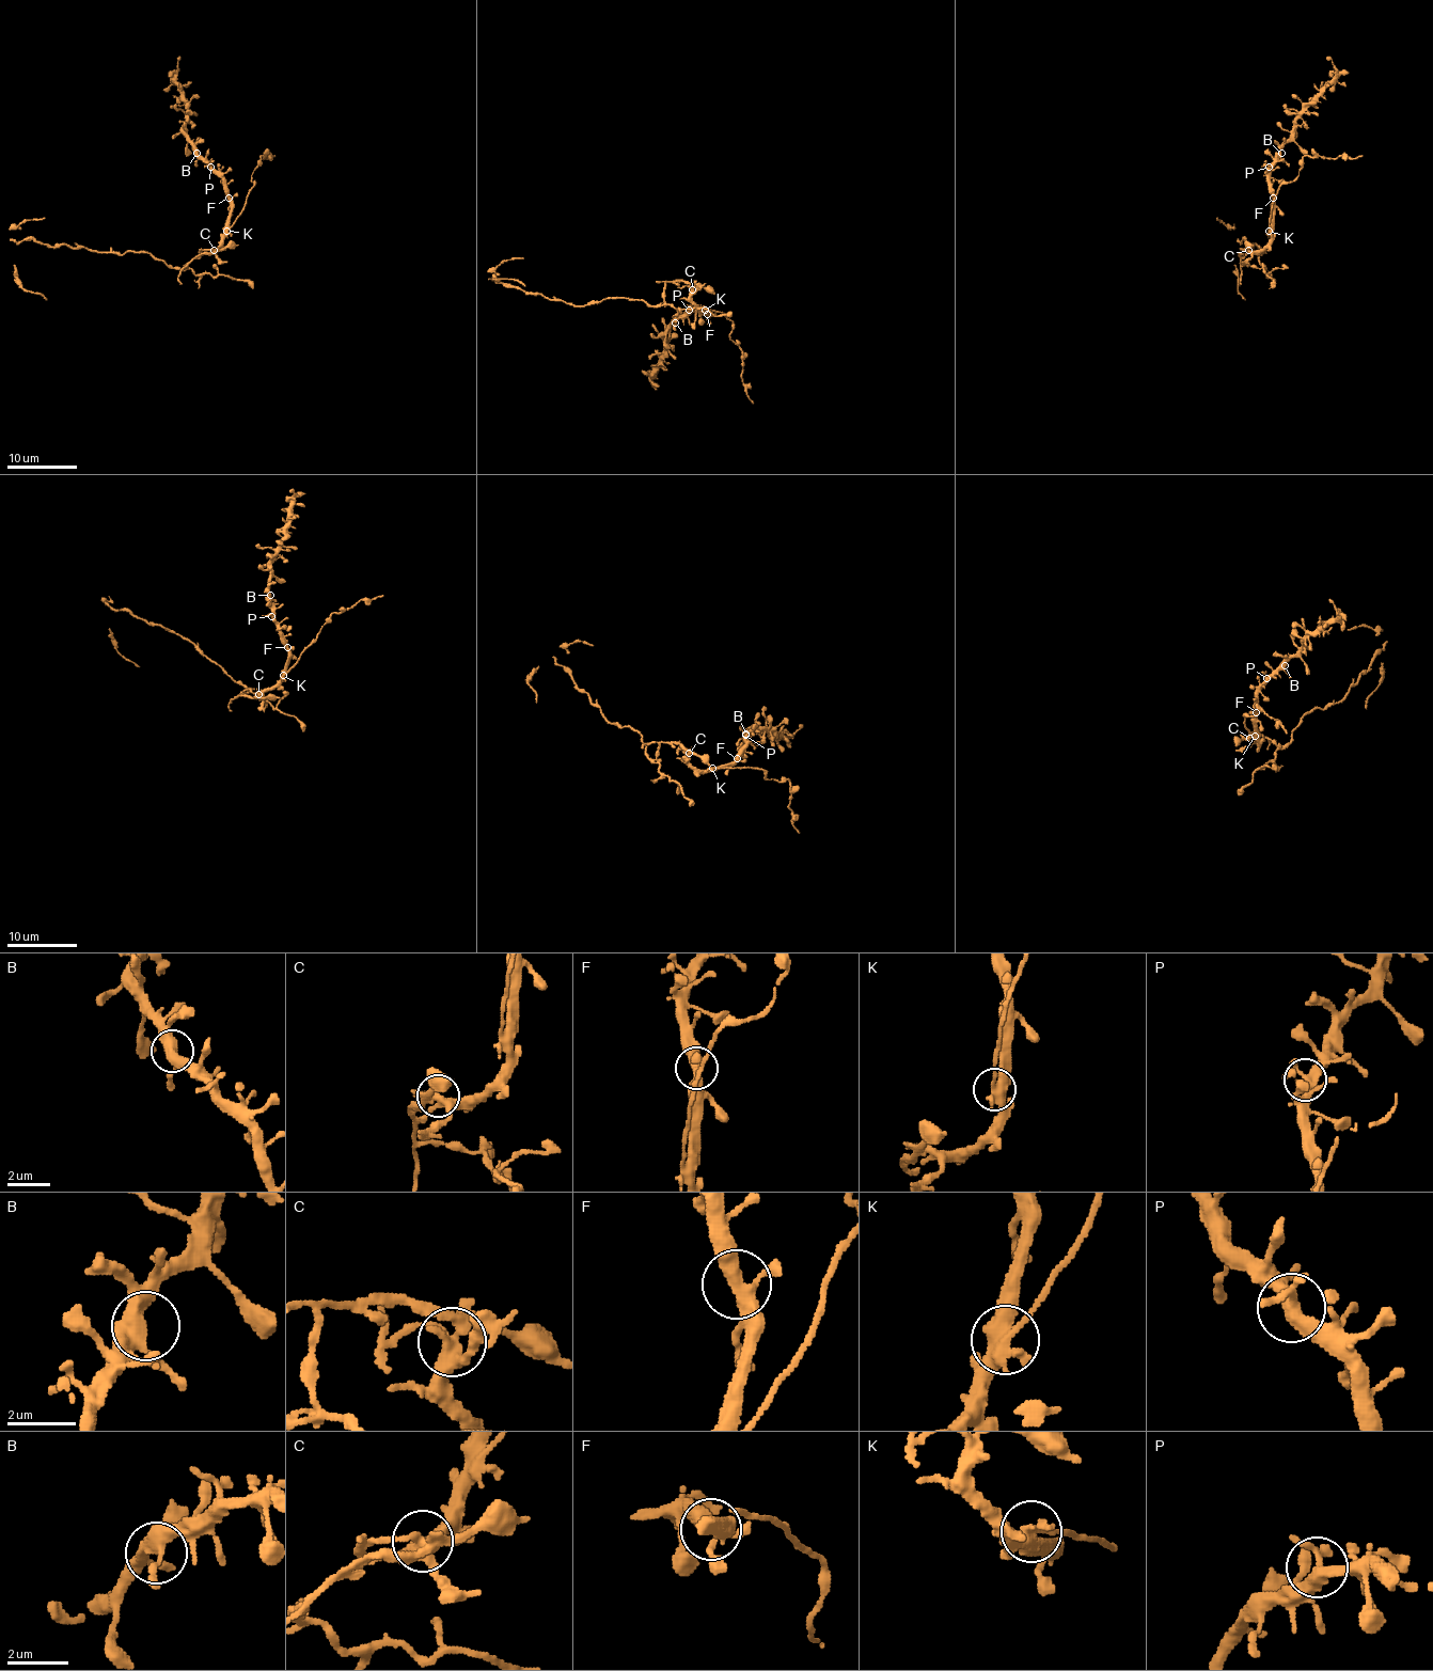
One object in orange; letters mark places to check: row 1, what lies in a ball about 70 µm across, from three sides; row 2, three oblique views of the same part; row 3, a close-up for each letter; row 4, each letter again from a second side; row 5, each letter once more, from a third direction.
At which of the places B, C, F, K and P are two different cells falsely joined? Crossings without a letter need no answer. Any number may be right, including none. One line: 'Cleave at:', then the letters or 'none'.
Cleave at: C, K

